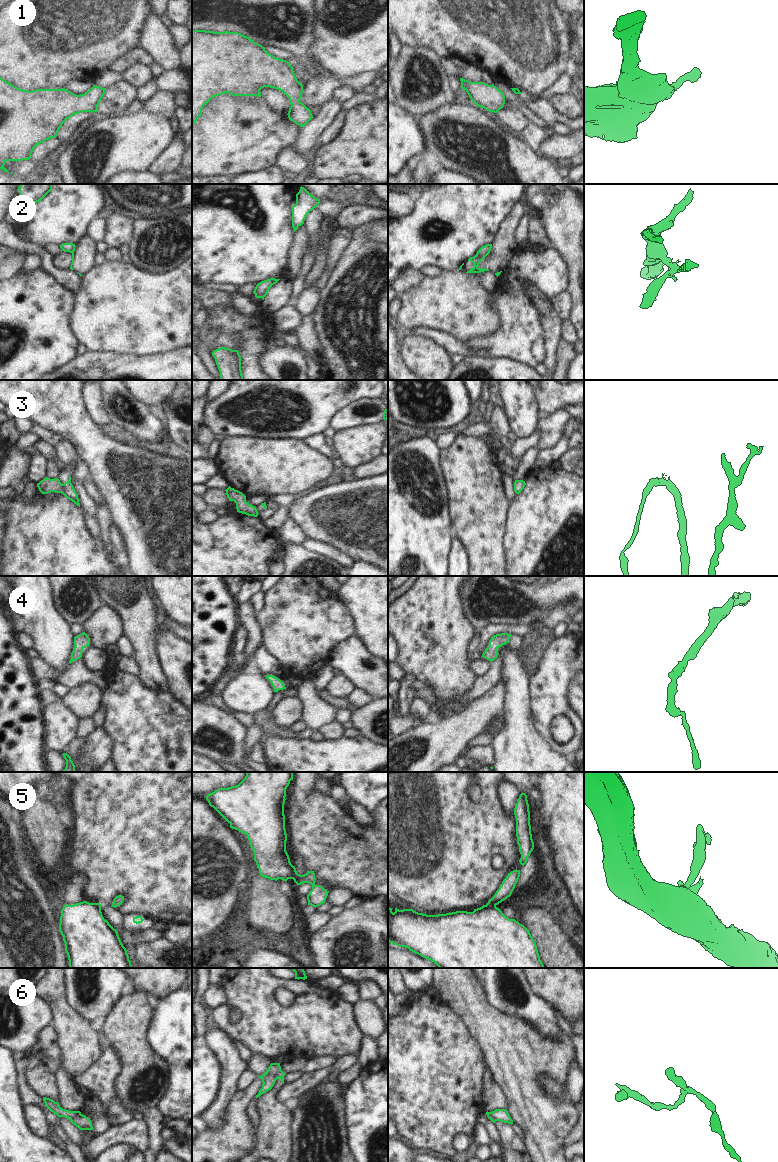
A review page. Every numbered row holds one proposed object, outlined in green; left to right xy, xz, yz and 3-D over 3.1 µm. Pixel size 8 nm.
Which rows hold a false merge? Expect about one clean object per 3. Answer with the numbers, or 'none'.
2, 3, 5, 6

